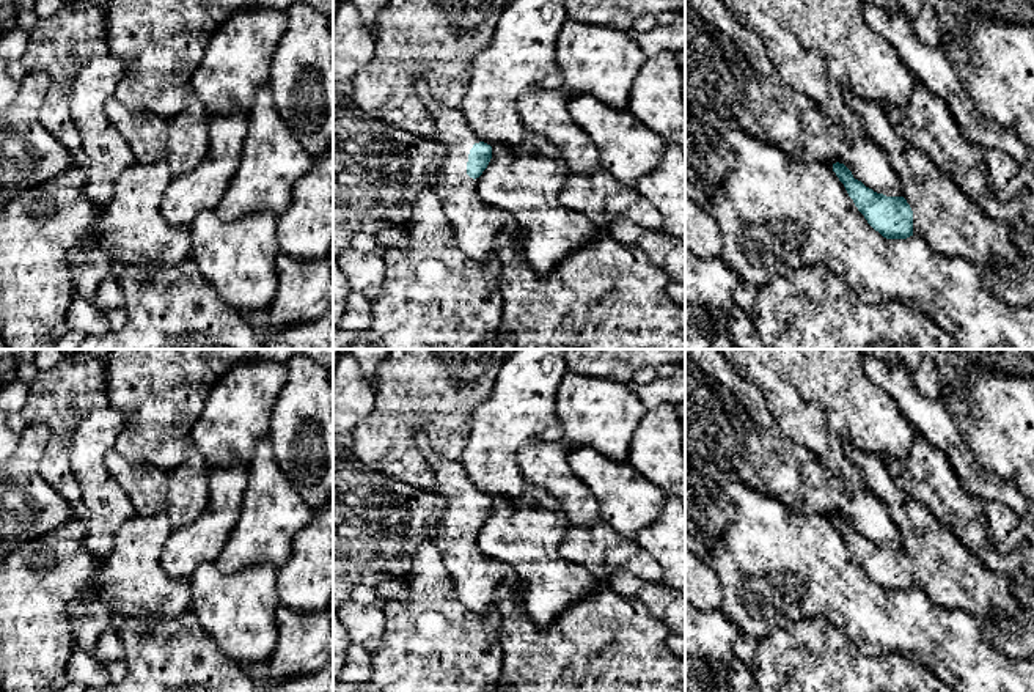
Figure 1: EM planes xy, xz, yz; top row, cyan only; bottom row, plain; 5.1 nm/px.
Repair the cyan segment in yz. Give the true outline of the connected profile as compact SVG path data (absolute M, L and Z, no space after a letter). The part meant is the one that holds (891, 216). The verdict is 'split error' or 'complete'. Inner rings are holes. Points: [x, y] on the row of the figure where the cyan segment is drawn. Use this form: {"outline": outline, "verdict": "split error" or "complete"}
{"outline": "M850 93L845 94L845 104L860 118L867 137L886 151L889 165L900 181L904 193L902 197L877 193L855 179L844 164L828 164L844 184L858 211L875 231L886 239L918 236L941 256L959 256L982 266L1001 267L1023 264L1023 255L1018 244L1010 237L1009 225L990 219L974 204L951 173L937 167L924 151L913 146L893 127L883 107Z", "verdict": "split error"}

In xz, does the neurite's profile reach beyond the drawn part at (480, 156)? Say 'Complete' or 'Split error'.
Split error

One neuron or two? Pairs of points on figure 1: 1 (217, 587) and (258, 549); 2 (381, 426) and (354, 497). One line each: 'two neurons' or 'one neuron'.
1: two neurons
2: two neurons

